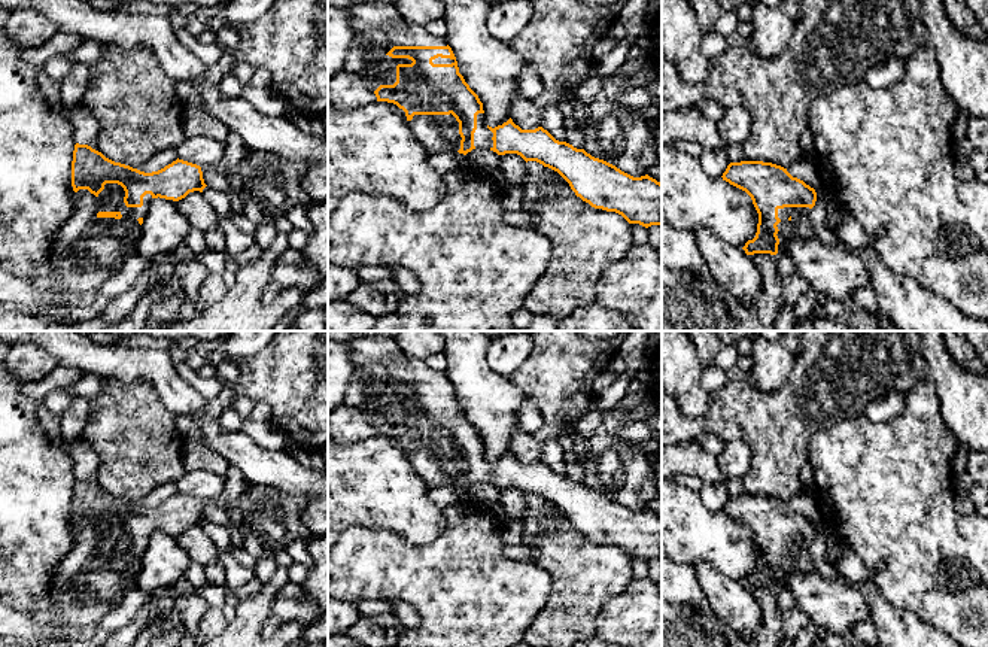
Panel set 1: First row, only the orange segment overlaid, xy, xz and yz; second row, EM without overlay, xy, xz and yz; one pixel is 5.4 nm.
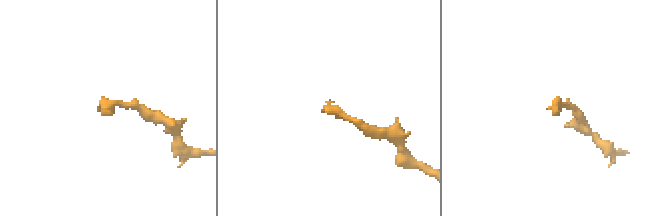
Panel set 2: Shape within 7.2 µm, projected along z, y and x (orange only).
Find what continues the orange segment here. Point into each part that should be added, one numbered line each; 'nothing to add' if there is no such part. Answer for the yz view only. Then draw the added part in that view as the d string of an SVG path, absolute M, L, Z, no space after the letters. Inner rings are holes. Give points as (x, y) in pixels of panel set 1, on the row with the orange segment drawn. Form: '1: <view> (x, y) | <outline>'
1: yz (800, 225) | M784 207L778 209L778 218L781 222L778 227L778 253L785 252L785 246L791 239L814 239L817 233L812 227L809 207Z

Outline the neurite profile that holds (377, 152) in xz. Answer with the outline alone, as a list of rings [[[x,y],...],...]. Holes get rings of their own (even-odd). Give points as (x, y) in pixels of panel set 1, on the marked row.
[[[328,100],[328,195],[343,198],[349,192],[390,197],[404,207],[425,212],[435,207],[446,194],[443,174],[428,162],[429,152],[417,140],[401,109],[387,101],[373,101],[358,109],[338,109]]]

